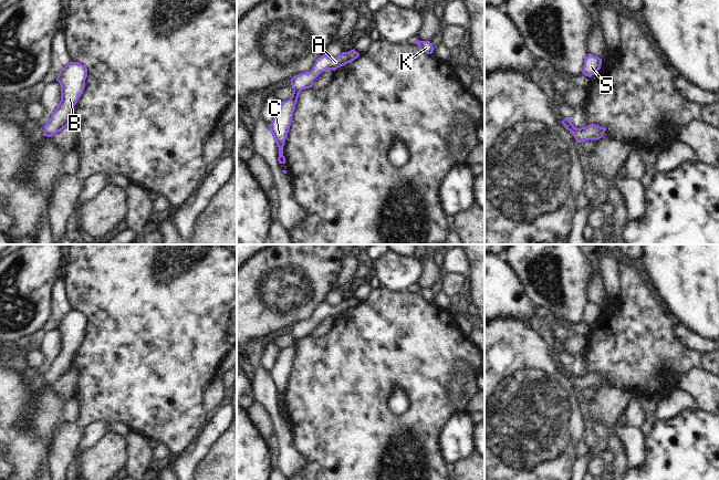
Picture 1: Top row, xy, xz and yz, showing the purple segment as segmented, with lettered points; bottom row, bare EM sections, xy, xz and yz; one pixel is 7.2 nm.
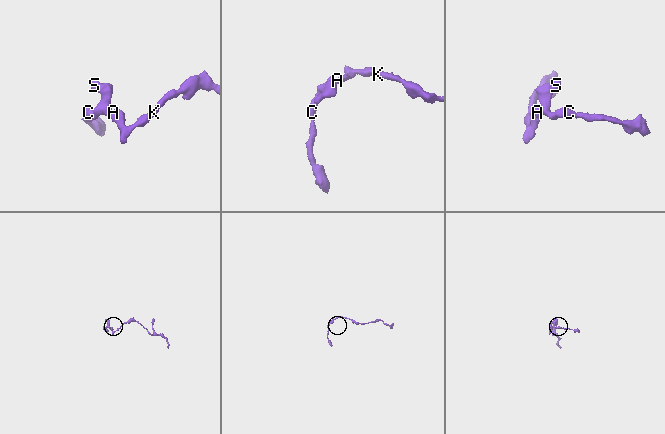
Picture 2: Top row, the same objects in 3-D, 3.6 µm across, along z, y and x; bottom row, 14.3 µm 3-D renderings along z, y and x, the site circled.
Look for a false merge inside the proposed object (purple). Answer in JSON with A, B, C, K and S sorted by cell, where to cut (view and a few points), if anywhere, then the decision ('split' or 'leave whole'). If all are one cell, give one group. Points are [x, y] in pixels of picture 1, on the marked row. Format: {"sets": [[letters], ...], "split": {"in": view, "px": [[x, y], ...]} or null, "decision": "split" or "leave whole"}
{"sets": [["A", "B", "C", "K", "S"]], "split": null, "decision": "leave whole"}

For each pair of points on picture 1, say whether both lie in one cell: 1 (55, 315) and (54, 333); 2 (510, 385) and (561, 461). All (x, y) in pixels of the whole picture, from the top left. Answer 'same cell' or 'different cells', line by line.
1: different cells
2: same cell

